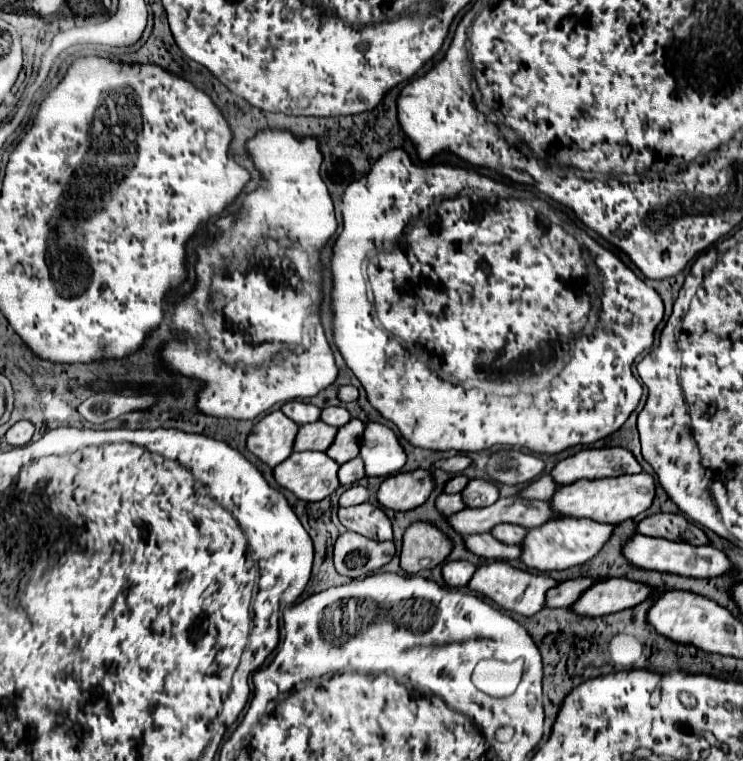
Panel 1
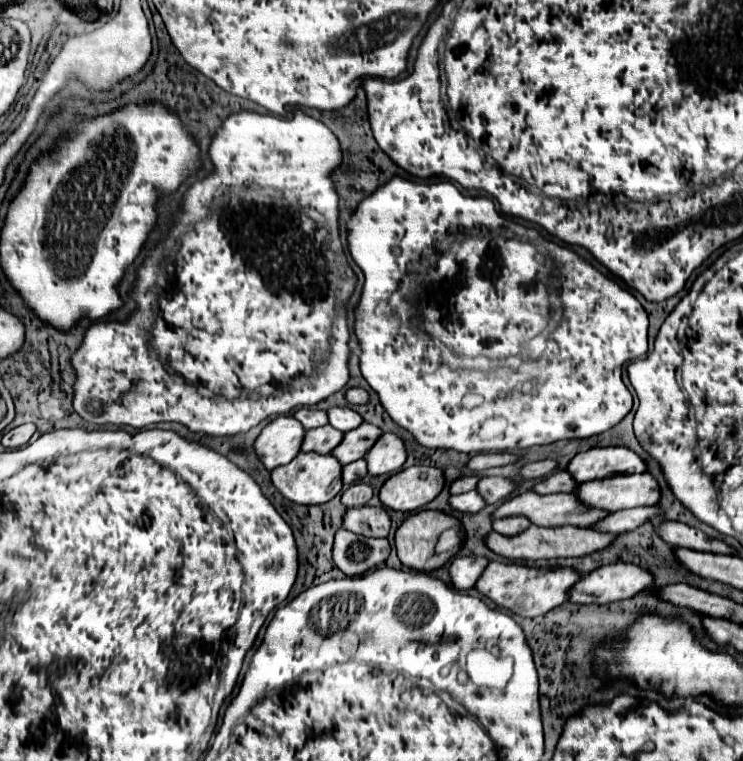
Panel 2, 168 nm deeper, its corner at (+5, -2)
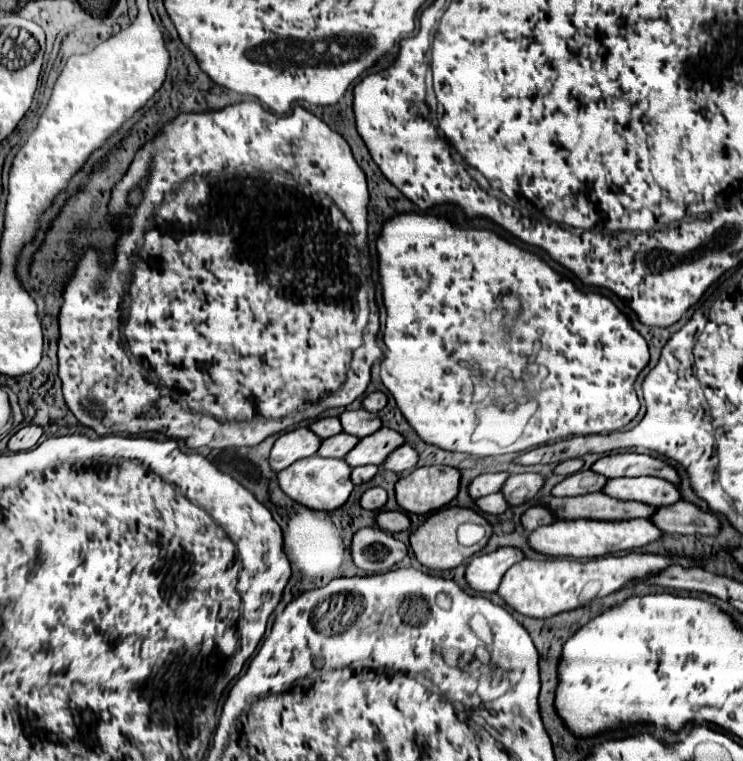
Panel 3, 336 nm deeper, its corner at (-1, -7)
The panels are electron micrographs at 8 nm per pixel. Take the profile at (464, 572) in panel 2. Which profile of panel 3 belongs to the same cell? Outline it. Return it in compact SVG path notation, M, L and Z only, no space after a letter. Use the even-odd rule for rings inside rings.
M503 546L495 552L475 556L465 570L465 578L477 592L497 592L503 574L517 562L521 562L525 554L519 548Z

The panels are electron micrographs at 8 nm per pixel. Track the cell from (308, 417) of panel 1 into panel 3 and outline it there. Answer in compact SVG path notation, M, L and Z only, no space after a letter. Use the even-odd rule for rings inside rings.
M333 416L321 418L321 420L313 422L313 424L311 424L311 430L313 430L321 440L325 440L325 438L329 438L329 436L335 436L335 434L343 432L343 430L341 430L339 418L333 418Z

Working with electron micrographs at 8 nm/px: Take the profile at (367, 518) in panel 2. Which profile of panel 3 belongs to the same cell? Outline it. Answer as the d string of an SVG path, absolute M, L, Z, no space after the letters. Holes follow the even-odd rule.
M381 510L381 512L377 514L377 524L379 524L383 530L395 534L395 532L407 530L407 528L411 526L411 518L409 518L409 514L403 512L403 510L395 510L395 512Z

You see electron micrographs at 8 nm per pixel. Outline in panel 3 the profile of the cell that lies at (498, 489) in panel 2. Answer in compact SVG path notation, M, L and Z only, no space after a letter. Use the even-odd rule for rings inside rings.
M533 472L513 474L509 476L501 492L511 506L519 506L527 500L533 500L539 494L539 490L543 488L543 484L545 484L545 476L541 474L533 474Z

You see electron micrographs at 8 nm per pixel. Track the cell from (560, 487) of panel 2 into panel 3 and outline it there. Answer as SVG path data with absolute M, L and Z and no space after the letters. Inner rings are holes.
M579 470L571 476L567 476L563 482L559 482L553 488L553 496L581 496L603 490L607 484L607 478L593 472L593 470Z

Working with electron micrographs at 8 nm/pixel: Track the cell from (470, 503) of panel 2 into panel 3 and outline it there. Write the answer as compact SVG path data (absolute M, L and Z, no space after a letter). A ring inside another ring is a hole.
M501 492L479 498L479 500L477 500L477 506L479 506L479 510L485 512L485 514L503 514L503 512L509 508L509 504L507 504L507 500L505 500L505 496L503 496Z

